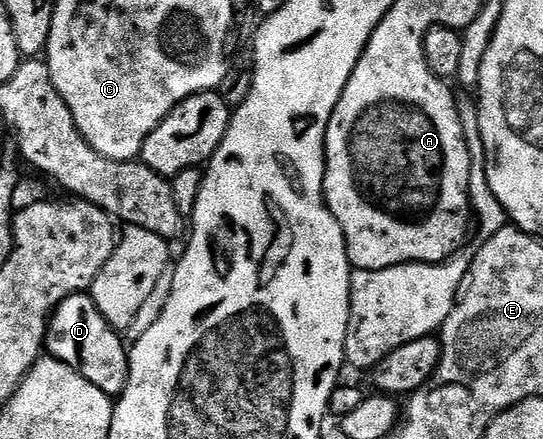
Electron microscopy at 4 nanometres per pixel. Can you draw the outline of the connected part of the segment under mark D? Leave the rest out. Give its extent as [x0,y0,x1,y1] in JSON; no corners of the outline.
[45,293,129,397]

